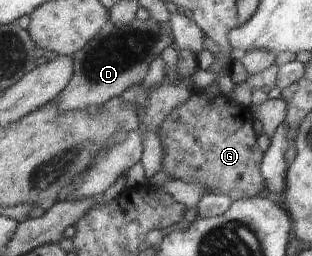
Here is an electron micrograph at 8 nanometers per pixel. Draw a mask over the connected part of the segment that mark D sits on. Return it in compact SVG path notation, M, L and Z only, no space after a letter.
M134 19L126 26L114 26L107 22L94 38L91 38L73 57L74 68L70 82L64 86L57 97L60 112L99 108L134 84L141 84L153 60L161 56L168 46L173 46L171 32L166 26L152 19Z

